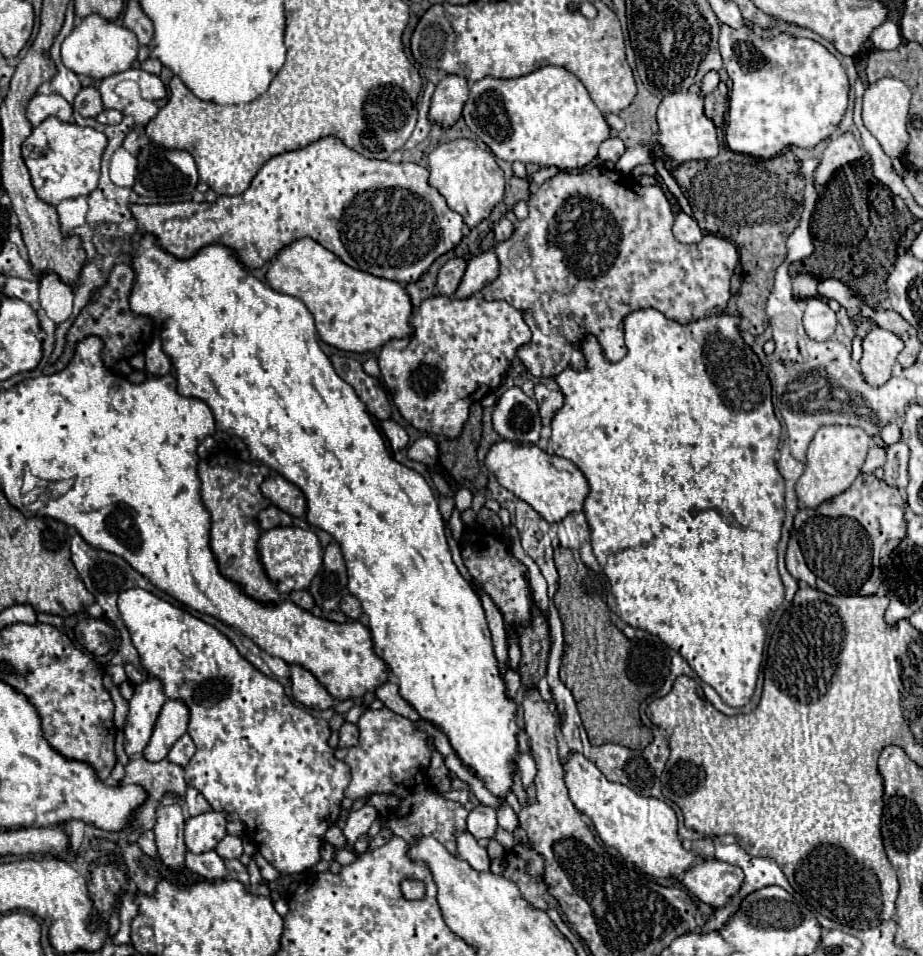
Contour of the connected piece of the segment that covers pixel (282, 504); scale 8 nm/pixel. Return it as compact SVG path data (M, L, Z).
M280 474L270 476L262 484L262 494L274 506L278 506L280 510L284 510L284 512L288 512L296 518L306 516L306 496L304 496L304 492L296 484L288 482L284 476L280 476Z

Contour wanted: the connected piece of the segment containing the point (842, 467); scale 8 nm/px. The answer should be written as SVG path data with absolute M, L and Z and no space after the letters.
M822 426L814 434L808 448L808 462L804 474L796 482L796 494L806 508L816 508L824 500L842 494L860 474L866 452L870 448L870 436L858 426Z

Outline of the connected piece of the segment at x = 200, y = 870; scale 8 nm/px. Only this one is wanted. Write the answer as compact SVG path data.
M186 852L186 868L196 872L198 876L206 878L206 880L222 880L226 876L226 868L224 868L224 860L214 852L204 852L204 854L192 854Z

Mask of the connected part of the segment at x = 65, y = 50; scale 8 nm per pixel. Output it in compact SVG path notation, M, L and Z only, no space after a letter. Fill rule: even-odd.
M90 14L78 22L78 26L72 30L70 36L62 42L62 62L66 68L70 68L76 74L84 74L90 78L106 78L114 72L122 72L130 68L130 64L136 60L138 54L138 38L132 30L106 20L98 14Z

